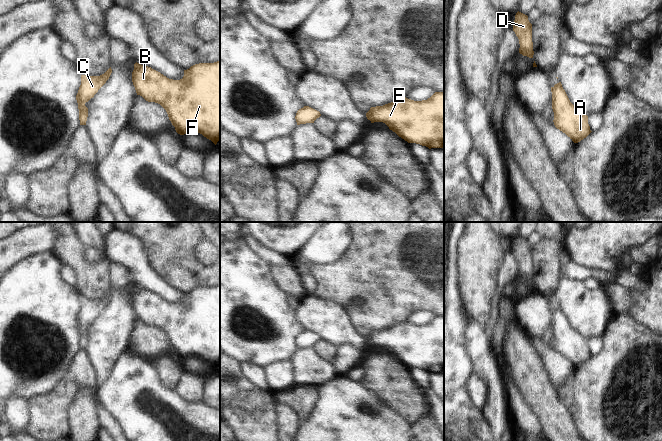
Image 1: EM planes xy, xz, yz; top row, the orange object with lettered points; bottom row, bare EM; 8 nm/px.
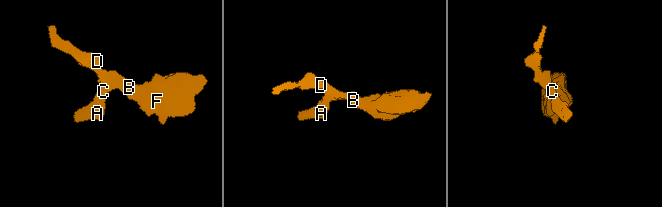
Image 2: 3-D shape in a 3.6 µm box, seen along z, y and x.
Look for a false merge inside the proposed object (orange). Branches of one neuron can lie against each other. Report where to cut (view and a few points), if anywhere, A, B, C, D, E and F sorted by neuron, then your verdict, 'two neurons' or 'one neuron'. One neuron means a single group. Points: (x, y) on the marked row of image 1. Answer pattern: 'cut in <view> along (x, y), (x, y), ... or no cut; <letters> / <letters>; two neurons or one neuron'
no cut; A B C D E F; one neuron

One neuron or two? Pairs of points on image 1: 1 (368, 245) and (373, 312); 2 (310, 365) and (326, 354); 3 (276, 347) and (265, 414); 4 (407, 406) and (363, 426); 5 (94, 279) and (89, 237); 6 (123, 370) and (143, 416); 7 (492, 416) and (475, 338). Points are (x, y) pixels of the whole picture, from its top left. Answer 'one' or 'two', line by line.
1: one
2: two
3: two
4: two
5: two
6: one
7: one

